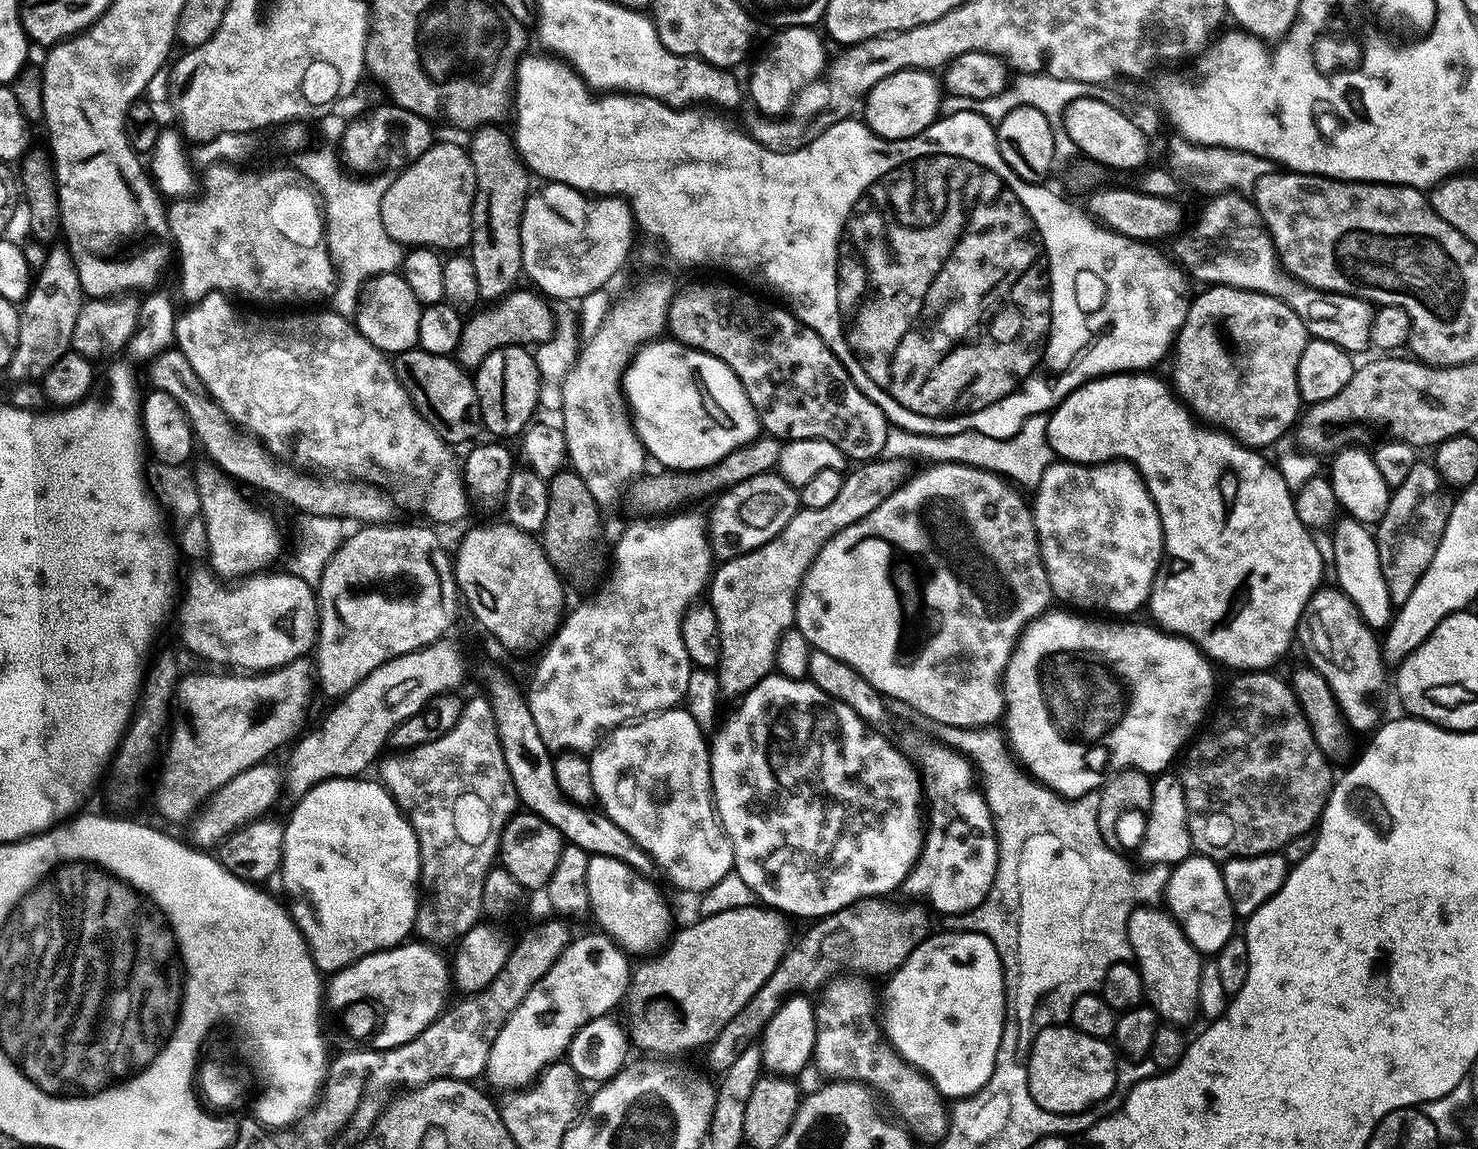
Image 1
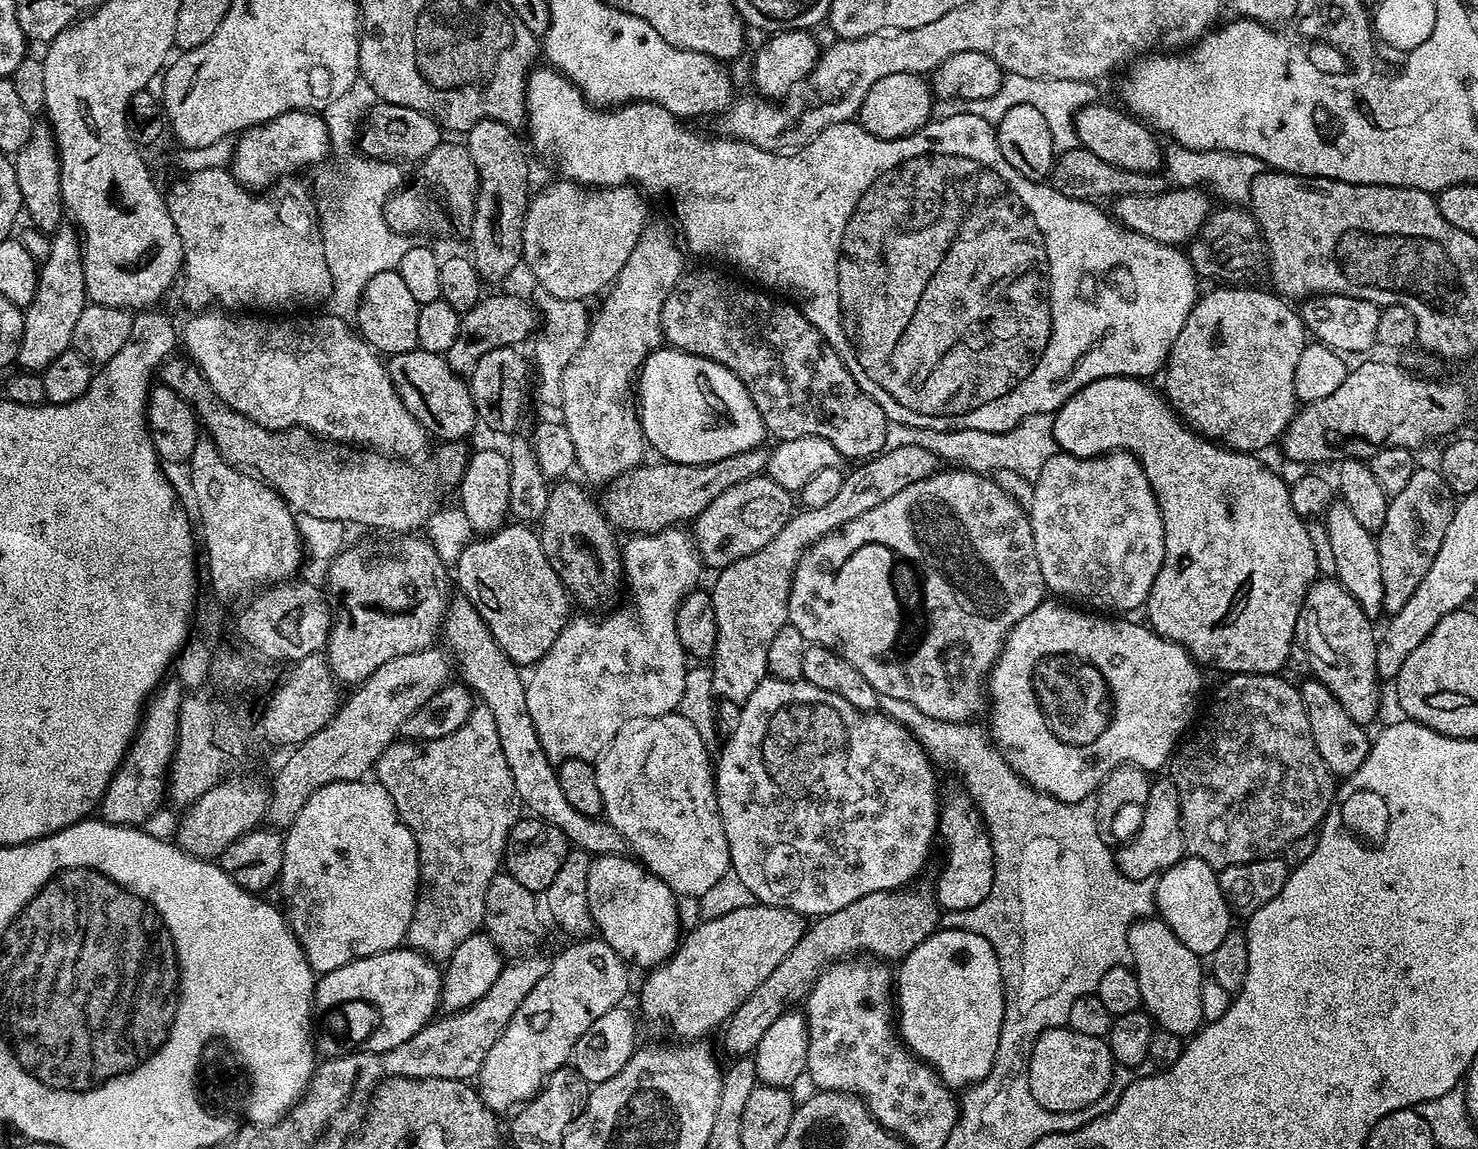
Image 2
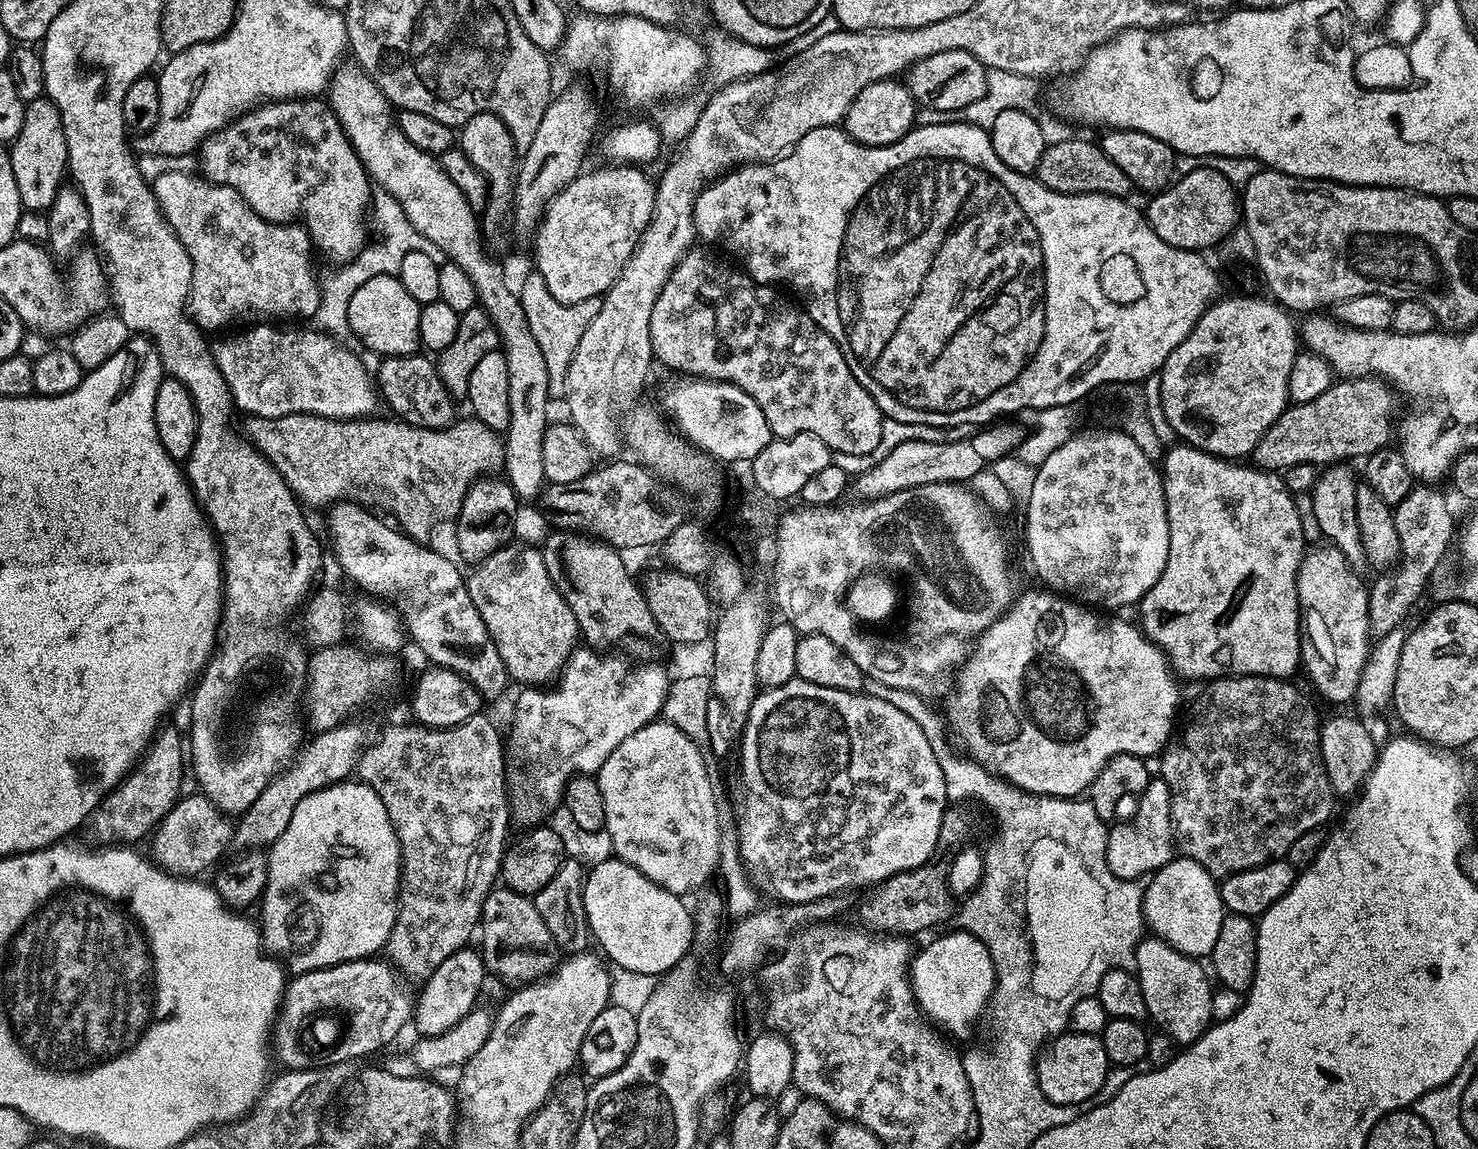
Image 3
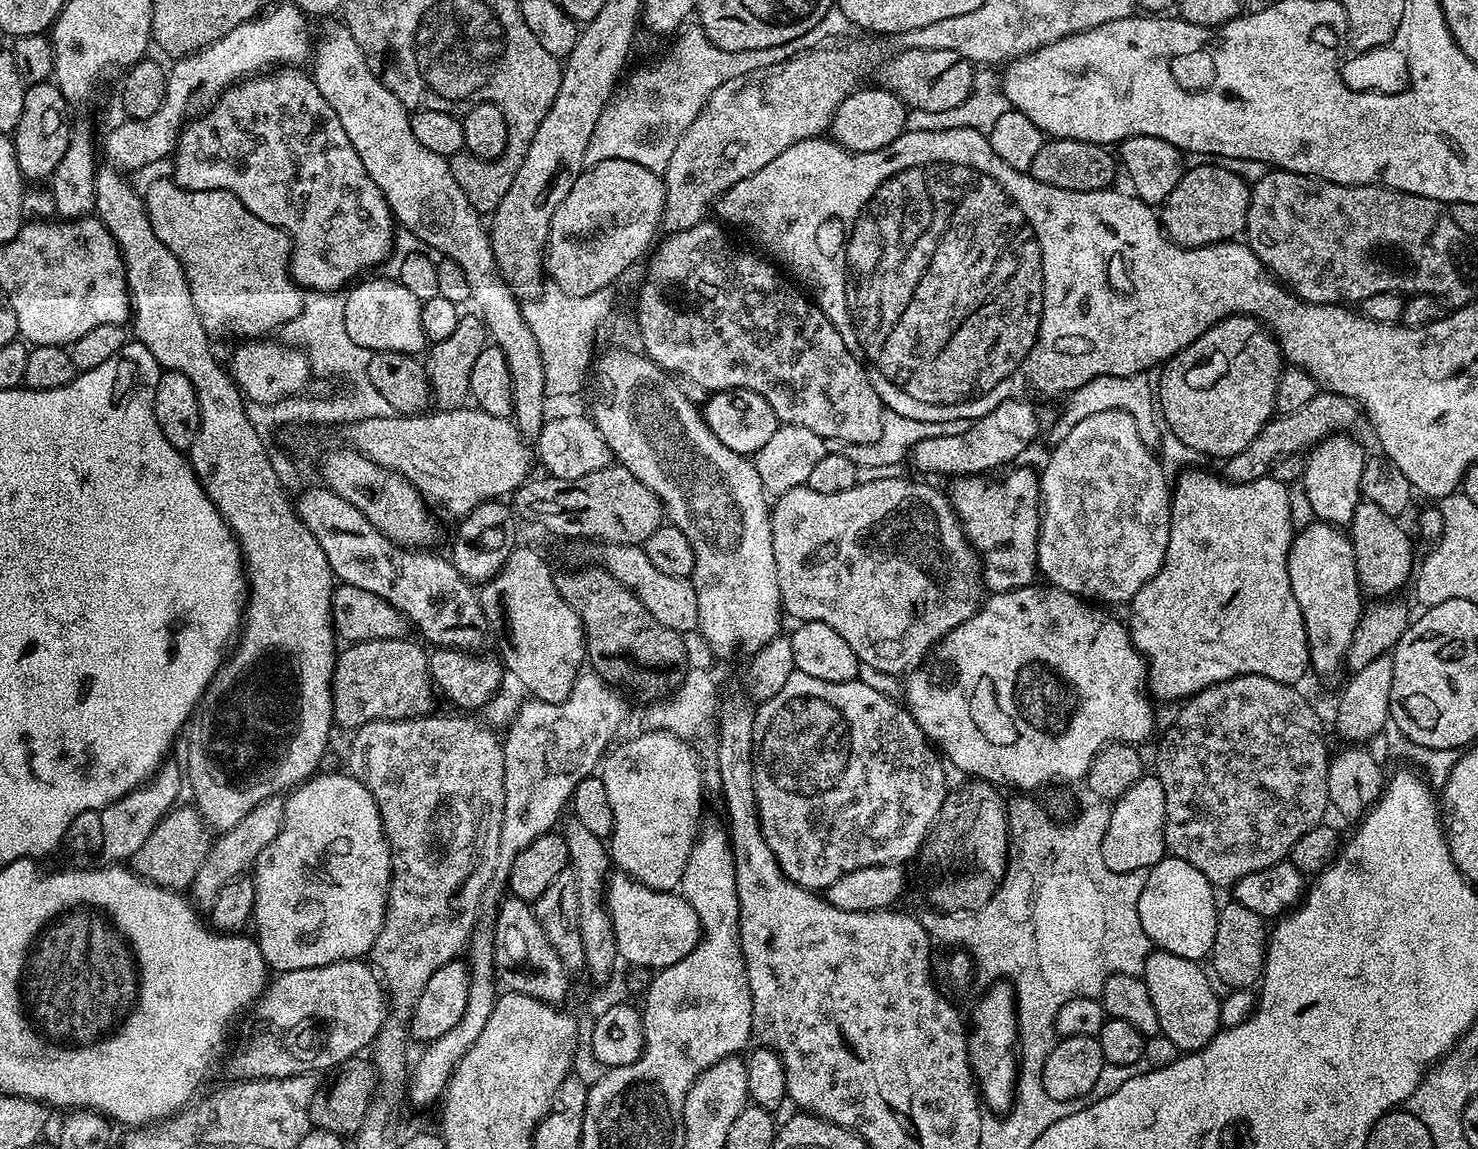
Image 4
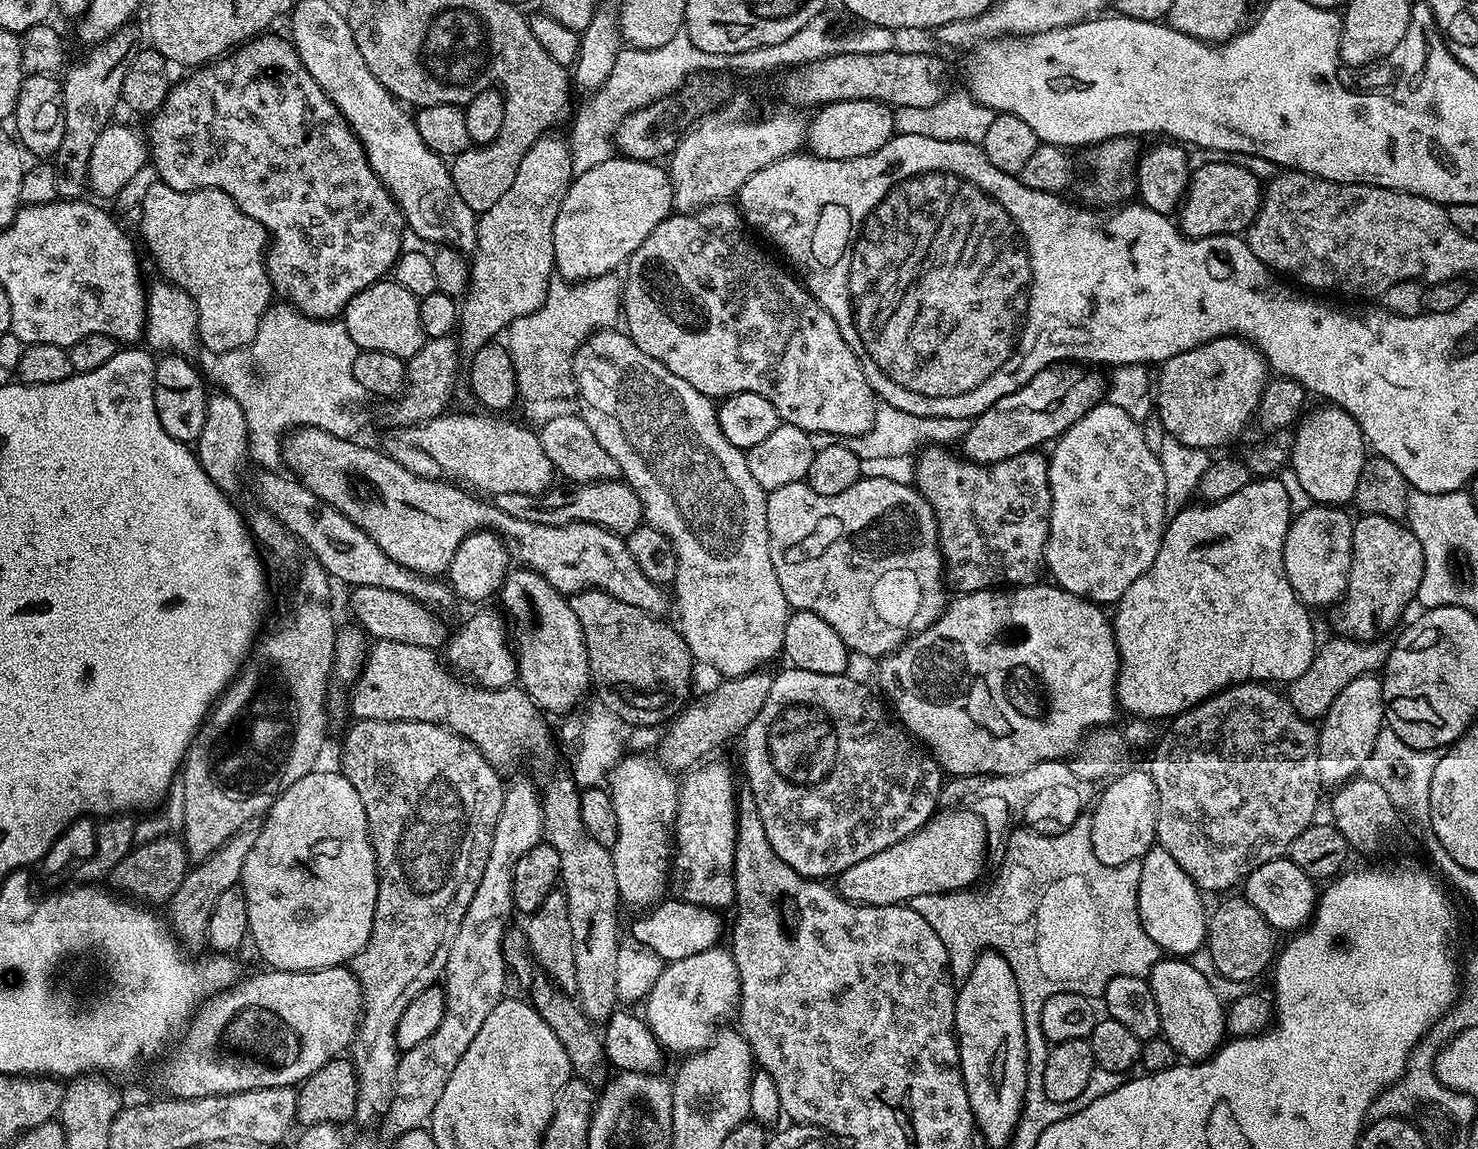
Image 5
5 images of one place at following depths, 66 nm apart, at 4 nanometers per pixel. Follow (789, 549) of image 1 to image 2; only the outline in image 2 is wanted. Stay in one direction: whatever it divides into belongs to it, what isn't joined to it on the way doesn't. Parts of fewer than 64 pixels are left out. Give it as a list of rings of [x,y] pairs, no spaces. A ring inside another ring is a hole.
[[[902,446],[888,448],[857,463],[853,468],[856,469],[845,475],[838,494],[827,506],[822,506],[819,510],[809,508],[797,511],[788,519],[786,526],[782,526],[782,530],[778,530],[778,534],[774,534],[774,538],[770,538],[766,546],[762,546],[762,550],[754,550],[754,554],[746,558],[738,558],[738,562],[719,569],[717,576],[720,577],[717,578],[716,585],[710,588],[714,618],[718,622],[716,653],[710,657],[710,667],[713,674],[713,690],[721,701],[722,699],[733,700],[736,706],[743,705],[744,701],[750,698],[750,694],[758,690],[758,686],[769,675],[770,642],[774,642],[774,634],[778,634],[778,630],[788,623],[790,586],[796,573],[796,563],[804,557],[805,552],[834,529],[841,528],[846,522],[866,514],[866,510],[874,510],[874,506],[882,506],[882,502],[886,502],[886,498],[894,498],[898,490],[906,490],[906,486],[930,478],[938,470],[938,458],[930,450],[922,450],[922,446]]]

